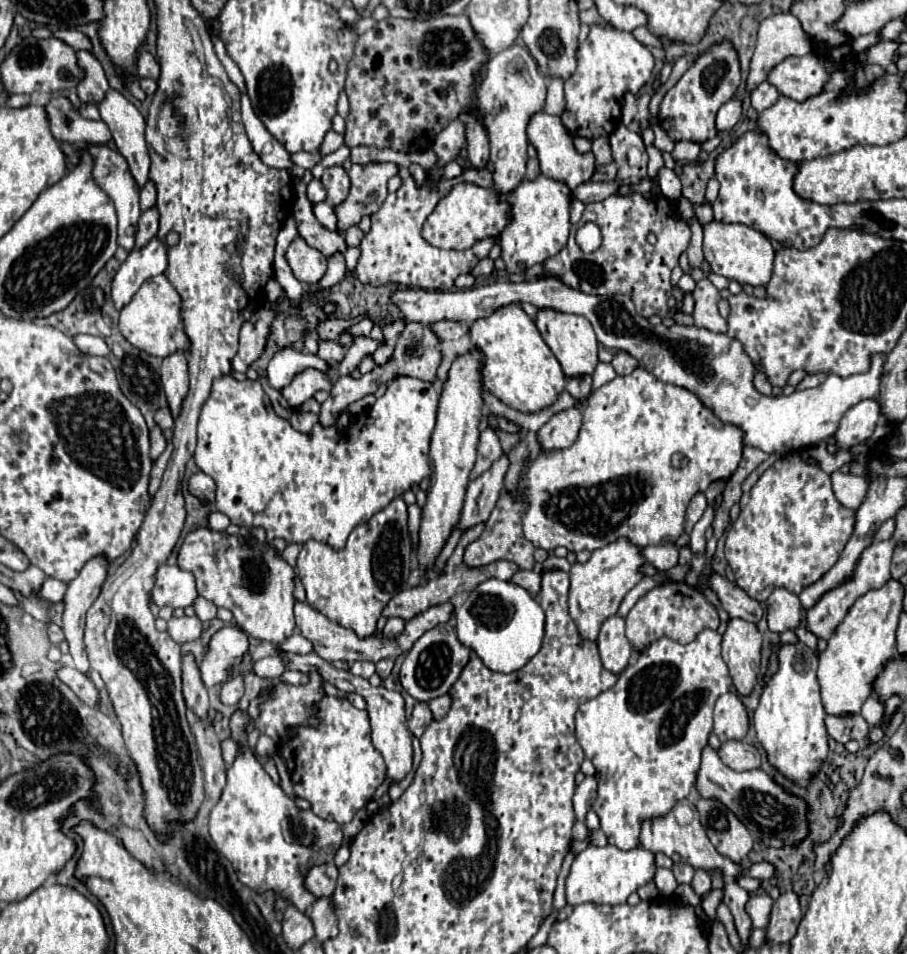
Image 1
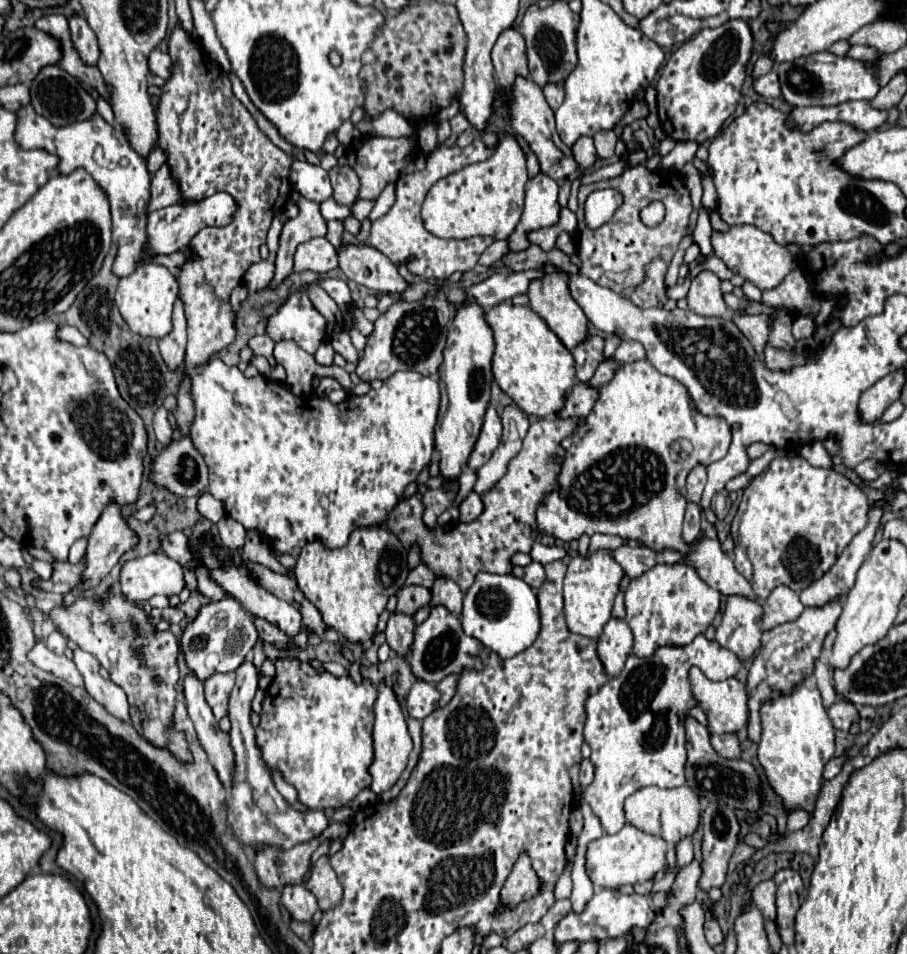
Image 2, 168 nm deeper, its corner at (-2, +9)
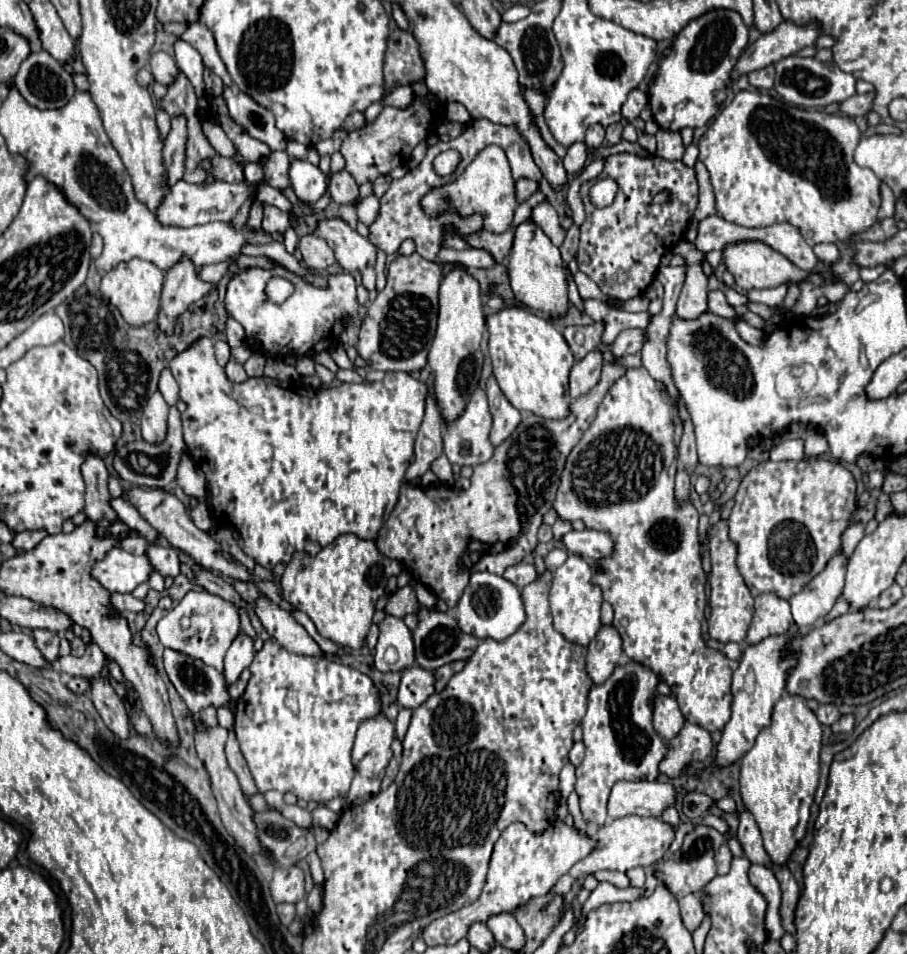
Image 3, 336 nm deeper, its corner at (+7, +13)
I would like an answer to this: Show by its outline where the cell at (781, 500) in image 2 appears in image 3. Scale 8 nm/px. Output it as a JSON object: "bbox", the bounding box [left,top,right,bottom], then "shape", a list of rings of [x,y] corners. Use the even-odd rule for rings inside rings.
{"bbox":[728,458,856,600],"shape":[[[804,458],[798,462],[766,460],[752,468],[736,492],[736,504],[728,518],[730,538],[738,546],[738,570],[752,596],[774,592],[778,598],[788,600],[820,574],[828,560],[840,552],[840,536],[850,524],[854,502],[856,480],[840,462],[824,458]]]}

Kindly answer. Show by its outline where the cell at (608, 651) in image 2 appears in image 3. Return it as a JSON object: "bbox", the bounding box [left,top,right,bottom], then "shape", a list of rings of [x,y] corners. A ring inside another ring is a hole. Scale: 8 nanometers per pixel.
{"bbox":[586,626,622,684],"shape":[[[602,626],[588,646],[586,670],[594,684],[604,684],[622,662],[622,640],[614,626]]]}

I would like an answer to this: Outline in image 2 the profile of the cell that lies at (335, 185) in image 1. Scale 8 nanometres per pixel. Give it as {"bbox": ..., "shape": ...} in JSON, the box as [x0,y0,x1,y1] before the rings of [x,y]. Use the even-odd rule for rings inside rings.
{"bbox":[329,166,359,206],"shape":[[[335,166],[329,170],[333,184],[333,198],[337,204],[351,206],[357,200],[359,178],[351,166]]]}

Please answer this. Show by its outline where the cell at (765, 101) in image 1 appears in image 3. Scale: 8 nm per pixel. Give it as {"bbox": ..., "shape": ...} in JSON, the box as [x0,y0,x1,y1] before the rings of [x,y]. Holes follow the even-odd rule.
{"bbox":[748,66,774,90],"shape":[[[766,66],[762,70],[754,70],[748,74],[748,80],[758,90],[768,90],[774,84],[774,66]]]}

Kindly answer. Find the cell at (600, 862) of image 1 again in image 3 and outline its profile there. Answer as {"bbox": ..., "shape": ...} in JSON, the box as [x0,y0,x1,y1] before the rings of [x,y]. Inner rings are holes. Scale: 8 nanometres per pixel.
{"bbox":[570,816,674,878],"shape":[[[624,816],[616,818],[608,824],[604,824],[594,836],[592,836],[598,846],[594,852],[586,858],[582,858],[578,864],[570,868],[572,878],[584,878],[588,874],[594,874],[596,870],[618,870],[626,872],[636,866],[652,866],[658,860],[664,858],[666,850],[670,848],[674,840],[674,828],[672,824],[660,820],[660,818],[640,818],[640,816]]]}

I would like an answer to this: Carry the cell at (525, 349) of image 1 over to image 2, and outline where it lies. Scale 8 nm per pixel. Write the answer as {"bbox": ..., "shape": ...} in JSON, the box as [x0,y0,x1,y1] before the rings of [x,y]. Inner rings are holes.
{"bbox":[485,304,575,416],"shape":[[[497,304],[485,312],[485,322],[495,334],[493,376],[499,388],[529,416],[557,414],[575,382],[571,352],[529,306]]]}

